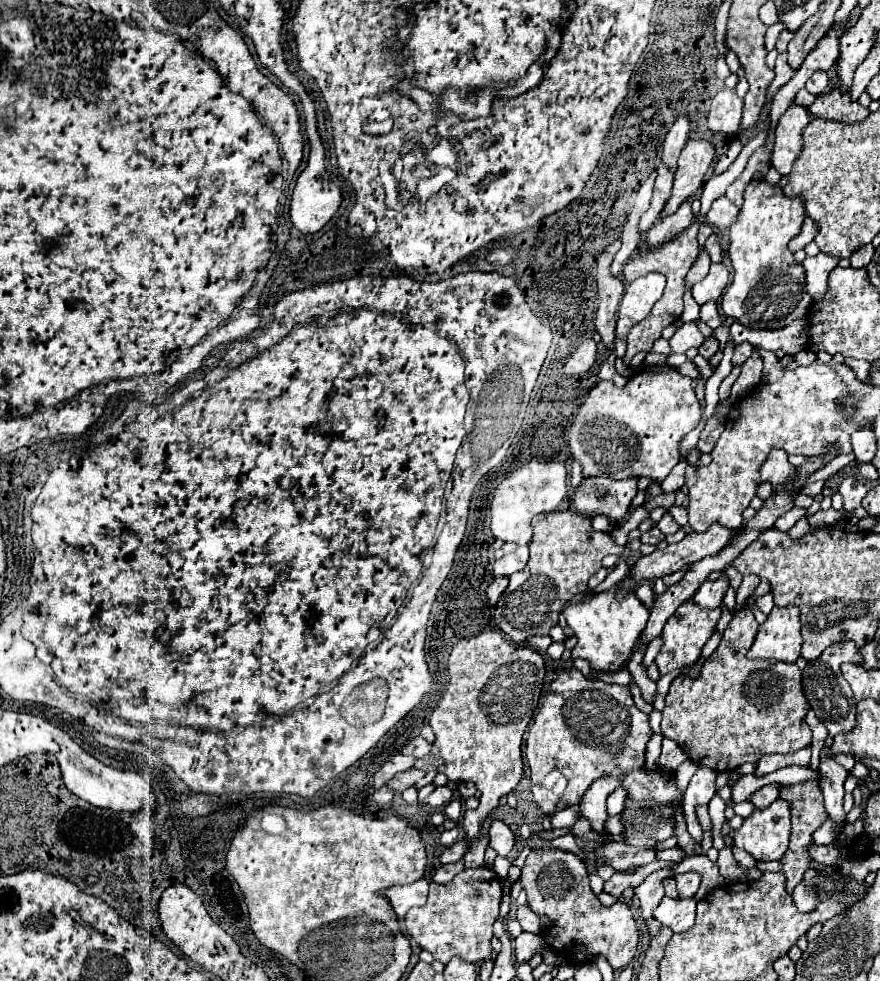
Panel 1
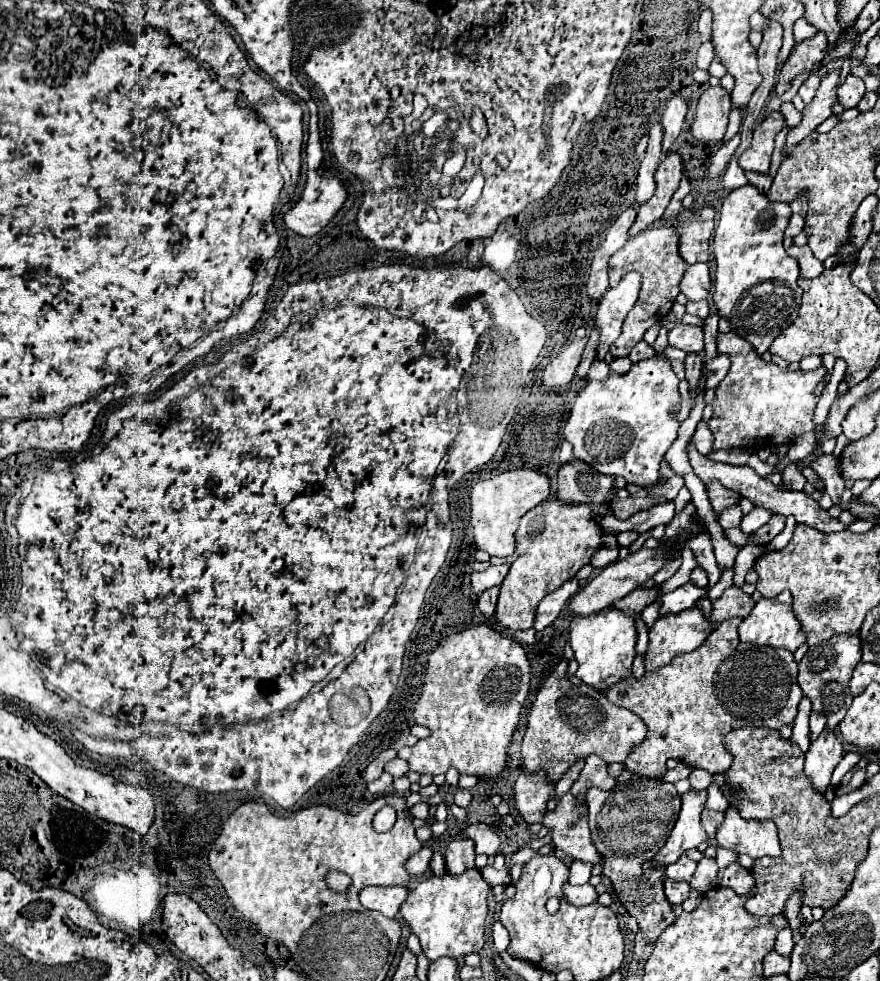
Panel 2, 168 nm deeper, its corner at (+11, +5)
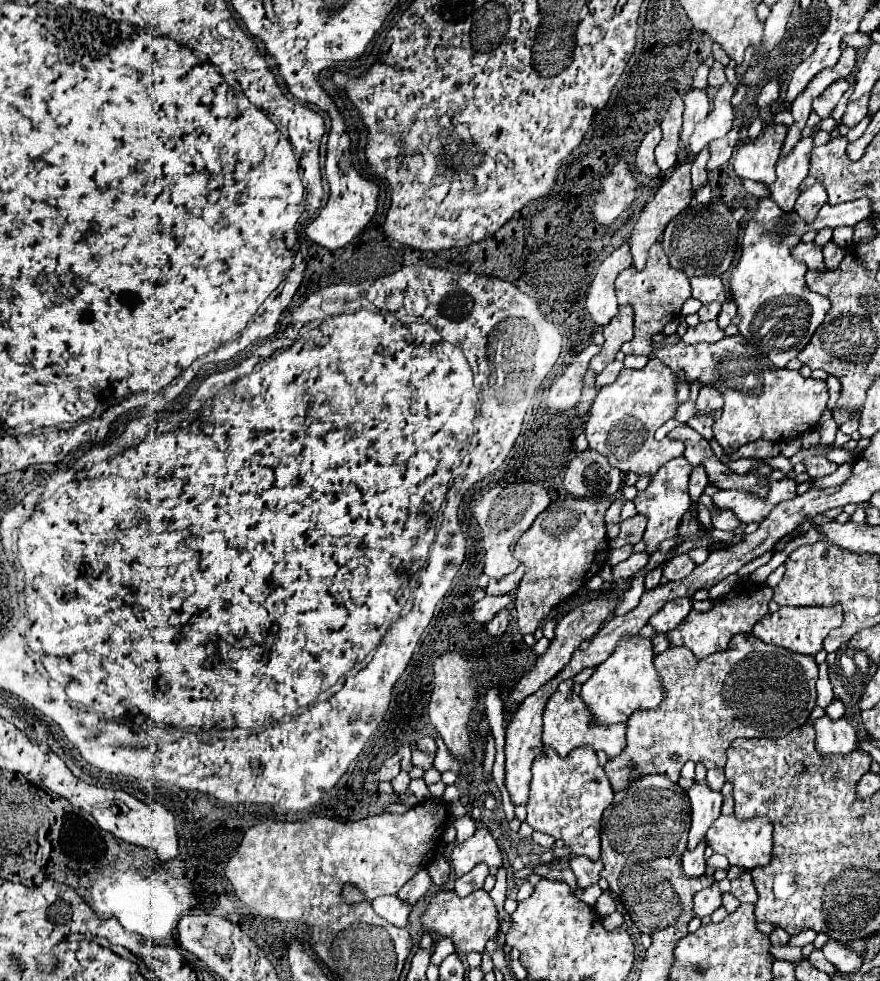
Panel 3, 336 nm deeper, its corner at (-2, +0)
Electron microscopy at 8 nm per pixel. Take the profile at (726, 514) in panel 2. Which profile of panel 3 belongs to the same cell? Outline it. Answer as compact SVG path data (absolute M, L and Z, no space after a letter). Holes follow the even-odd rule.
M703 495L703 497L701 497L701 503L709 509L711 521L713 521L713 527L715 527L715 529L723 529L723 531L731 531L731 533L733 533L735 529L741 527L741 519L737 519L737 515L735 515L733 511L729 511L729 509L719 509L719 507L713 503L711 497Z

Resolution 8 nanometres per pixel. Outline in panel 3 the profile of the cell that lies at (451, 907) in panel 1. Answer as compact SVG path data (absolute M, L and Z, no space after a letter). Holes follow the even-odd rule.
M477 889L467 897L459 897L455 891L439 891L435 897L431 897L425 913L421 915L421 923L423 929L429 931L431 935L451 939L459 955L469 955L473 951L483 953L487 941L495 939L499 929L495 903L485 889Z

